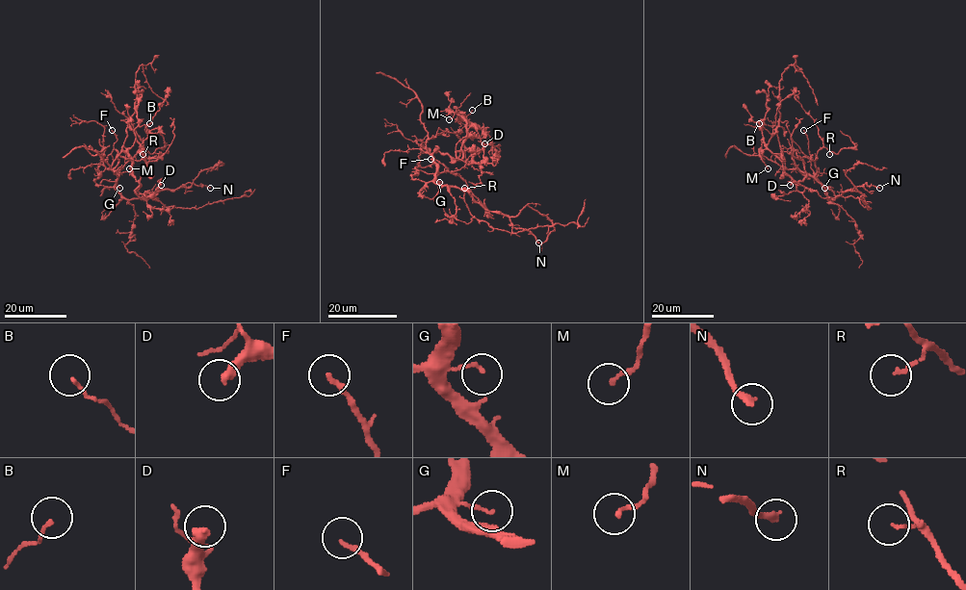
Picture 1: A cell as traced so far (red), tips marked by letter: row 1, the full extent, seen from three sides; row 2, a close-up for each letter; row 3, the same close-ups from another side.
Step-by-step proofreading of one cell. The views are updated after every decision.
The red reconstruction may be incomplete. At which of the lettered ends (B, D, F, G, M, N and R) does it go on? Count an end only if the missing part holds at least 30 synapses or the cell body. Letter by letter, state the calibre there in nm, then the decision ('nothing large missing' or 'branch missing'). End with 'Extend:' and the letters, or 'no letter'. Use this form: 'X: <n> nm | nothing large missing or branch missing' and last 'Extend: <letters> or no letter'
B: 110 nm | nothing large missing
D: 360 nm | nothing large missing
F: 160 nm | nothing large missing
G: 110 nm | nothing large missing
M: 160 nm | nothing large missing
N: 220 nm | branch missing
R: 110 nm | nothing large missing
Extend: N

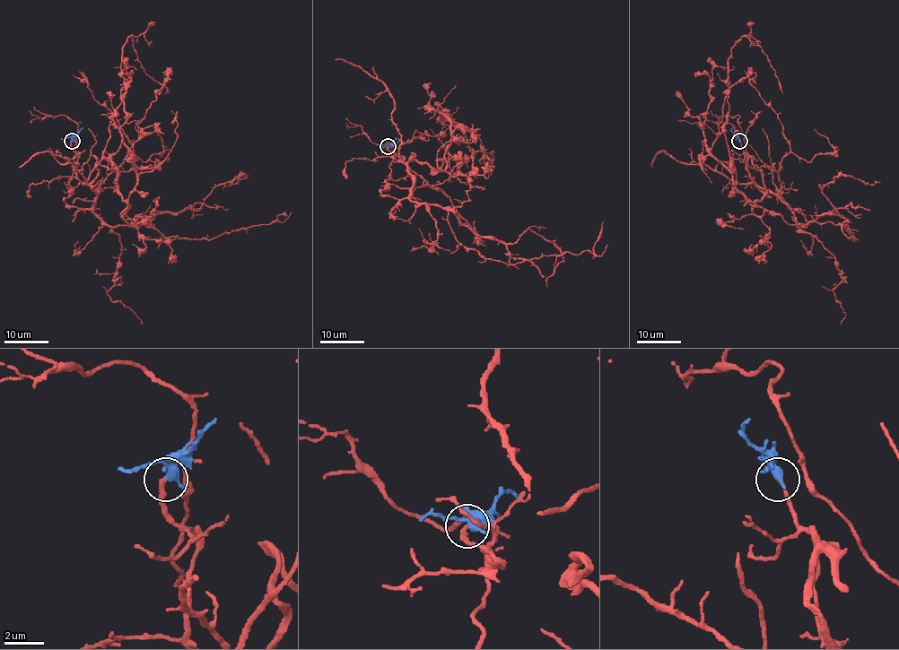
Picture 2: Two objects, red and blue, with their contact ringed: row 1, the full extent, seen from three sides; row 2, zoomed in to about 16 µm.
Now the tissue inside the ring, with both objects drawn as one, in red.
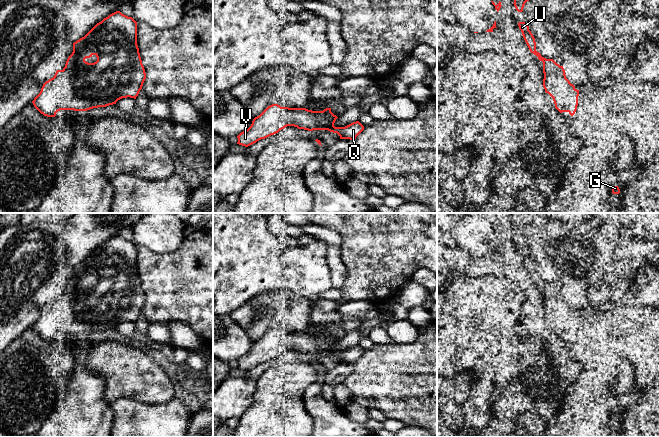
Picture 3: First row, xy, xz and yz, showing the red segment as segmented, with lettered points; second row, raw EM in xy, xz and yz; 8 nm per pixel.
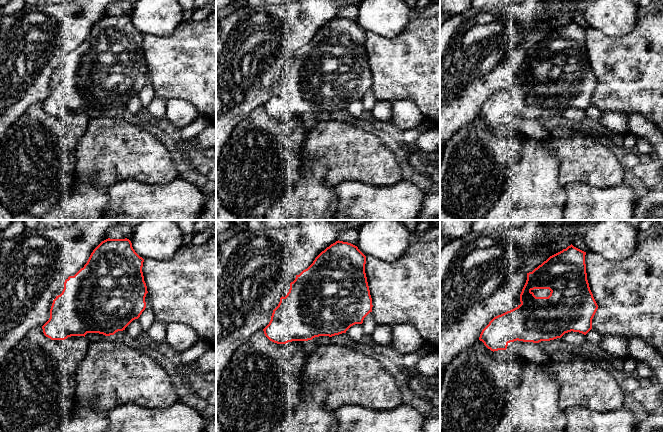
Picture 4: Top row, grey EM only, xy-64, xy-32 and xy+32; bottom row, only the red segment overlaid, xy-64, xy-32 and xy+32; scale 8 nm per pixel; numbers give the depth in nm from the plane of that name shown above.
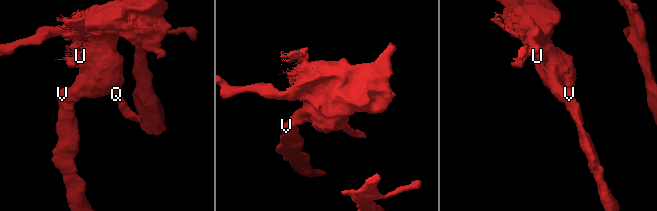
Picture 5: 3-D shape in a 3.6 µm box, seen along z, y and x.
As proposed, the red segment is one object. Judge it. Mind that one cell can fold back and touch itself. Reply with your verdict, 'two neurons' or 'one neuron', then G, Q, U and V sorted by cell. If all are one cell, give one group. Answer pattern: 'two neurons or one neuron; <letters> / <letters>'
one neuron; G Q U V

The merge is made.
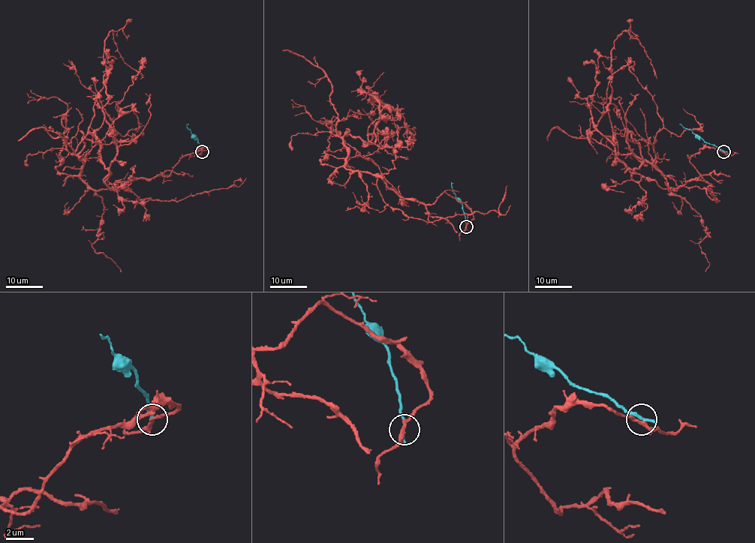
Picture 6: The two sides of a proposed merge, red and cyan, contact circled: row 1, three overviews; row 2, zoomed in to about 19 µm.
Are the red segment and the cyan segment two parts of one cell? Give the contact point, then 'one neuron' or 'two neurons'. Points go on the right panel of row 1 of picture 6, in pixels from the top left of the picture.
place (723, 151); two neurons

